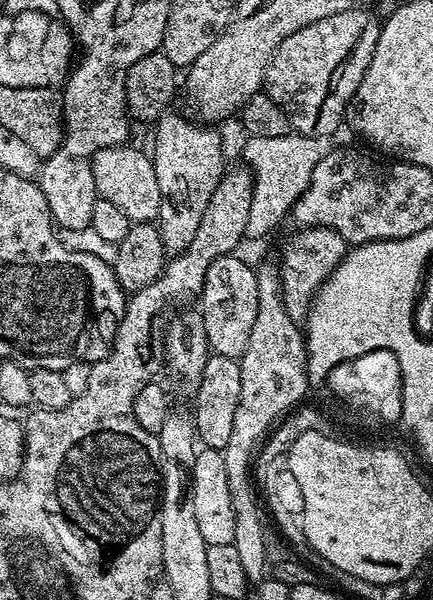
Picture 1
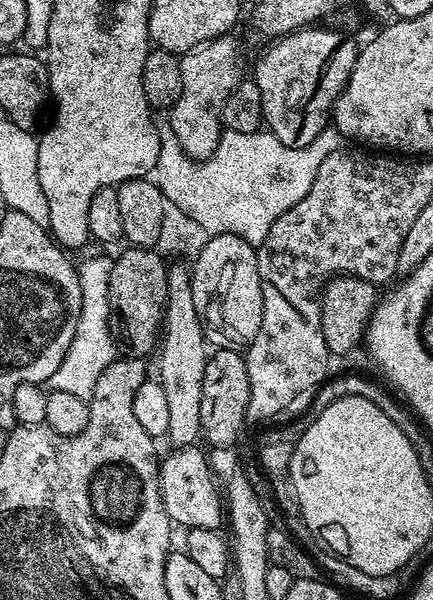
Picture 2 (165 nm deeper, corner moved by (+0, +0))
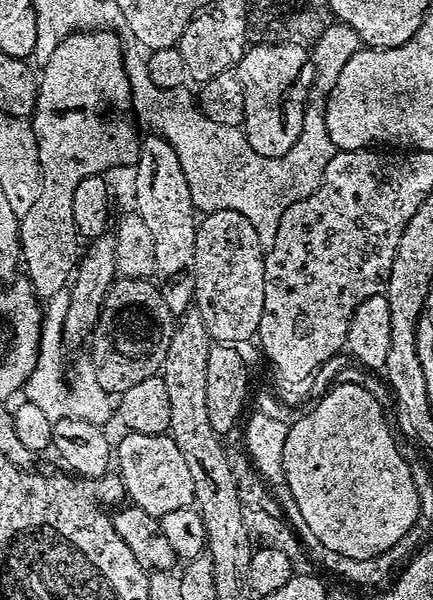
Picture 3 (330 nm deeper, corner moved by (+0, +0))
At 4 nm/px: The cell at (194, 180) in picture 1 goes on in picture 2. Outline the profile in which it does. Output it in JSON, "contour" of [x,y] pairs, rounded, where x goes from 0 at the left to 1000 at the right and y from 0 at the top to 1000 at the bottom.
{"contour":[[[522,58],[478,67],[413,95],[420,157],[411,157],[411,170],[393,182],[393,205],[420,253],[448,268],[476,267],[494,257],[513,222],[506,188],[524,160],[559,132],[554,93],[536,65],[533,58]]]}

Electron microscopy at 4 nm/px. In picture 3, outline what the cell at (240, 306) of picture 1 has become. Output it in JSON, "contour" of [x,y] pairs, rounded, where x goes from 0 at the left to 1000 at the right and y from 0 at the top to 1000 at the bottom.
{"contour":[[[536,350],[473,358],[457,378],[457,470],[453,472],[450,518],[476,537],[476,547],[492,568],[508,573],[554,573],[594,558],[610,528],[610,428],[598,383],[580,373],[577,363]]]}

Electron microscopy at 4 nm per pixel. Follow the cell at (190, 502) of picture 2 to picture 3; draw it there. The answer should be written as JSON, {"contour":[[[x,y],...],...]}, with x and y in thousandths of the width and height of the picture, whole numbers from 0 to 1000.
{"contour":[[[289,718],[286,728],[263,747],[263,767],[275,777],[273,792],[286,802],[286,818],[293,832],[312,845],[337,850],[337,857],[363,863],[393,857],[397,850],[420,850],[446,845],[453,825],[448,823],[448,797],[439,797],[439,782],[430,778],[430,763],[420,763],[420,750],[411,750],[411,737],[397,733],[395,725],[381,723],[319,723]]]}

